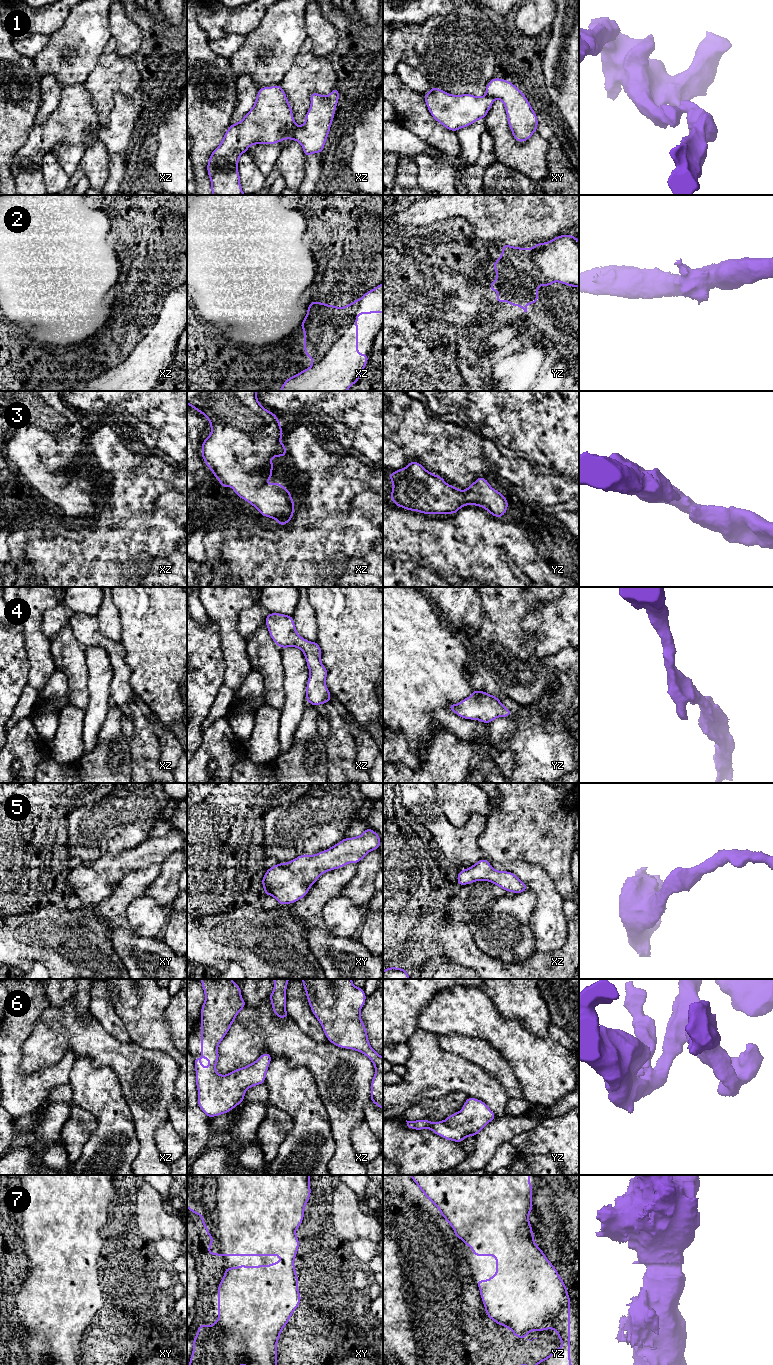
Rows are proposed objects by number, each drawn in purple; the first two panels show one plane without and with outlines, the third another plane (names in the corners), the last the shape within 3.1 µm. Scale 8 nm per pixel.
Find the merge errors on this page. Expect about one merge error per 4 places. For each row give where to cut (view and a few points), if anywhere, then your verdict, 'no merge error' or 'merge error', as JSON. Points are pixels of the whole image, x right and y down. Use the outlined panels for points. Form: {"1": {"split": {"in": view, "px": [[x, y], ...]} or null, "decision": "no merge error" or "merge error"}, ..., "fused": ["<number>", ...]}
{"1": {"split": {"in": "xz", "px": [[297, 126], [290, 138]]}, "decision": "merge error"}, "2": {"split": null, "decision": "no merge error"}, "3": {"split": null, "decision": "no merge error"}, "4": {"split": null, "decision": "no merge error"}, "5": {"split": null, "decision": "no merge error"}, "6": {"split": null, "decision": "no merge error"}, "7": {"split": null, "decision": "no merge error"}, "fused": ["1"]}

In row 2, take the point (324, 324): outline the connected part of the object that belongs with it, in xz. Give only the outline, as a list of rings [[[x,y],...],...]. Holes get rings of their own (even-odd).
[[[383,282],[364,293],[362,298],[344,307],[311,301],[300,327],[304,331],[304,353],[312,359],[312,366],[288,378],[280,387],[280,391],[347,391],[359,380],[369,358],[368,354],[358,353],[358,315],[374,312],[383,314]]]

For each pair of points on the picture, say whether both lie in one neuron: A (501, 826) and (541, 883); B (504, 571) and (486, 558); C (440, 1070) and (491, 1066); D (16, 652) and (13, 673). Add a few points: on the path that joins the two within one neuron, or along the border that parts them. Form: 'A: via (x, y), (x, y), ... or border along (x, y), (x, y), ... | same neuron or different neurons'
A: border along (502, 861), (526, 860), (539, 864), (547, 872) | different neurons
B: border along (500, 558), (515, 576) | different neurons
C: border along (459, 1056), (478, 1065), (498, 1082) | different neurons
D: via (16, 657), (13, 661), (13, 668) | same neuron

